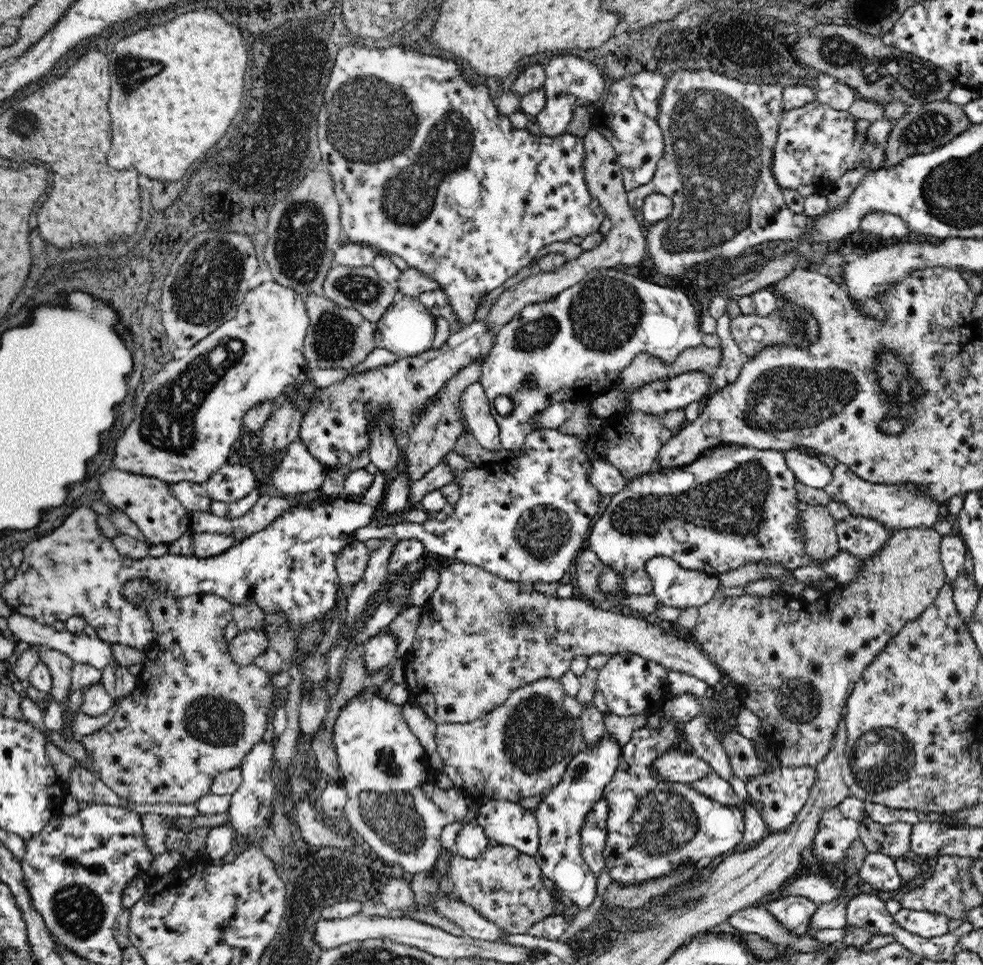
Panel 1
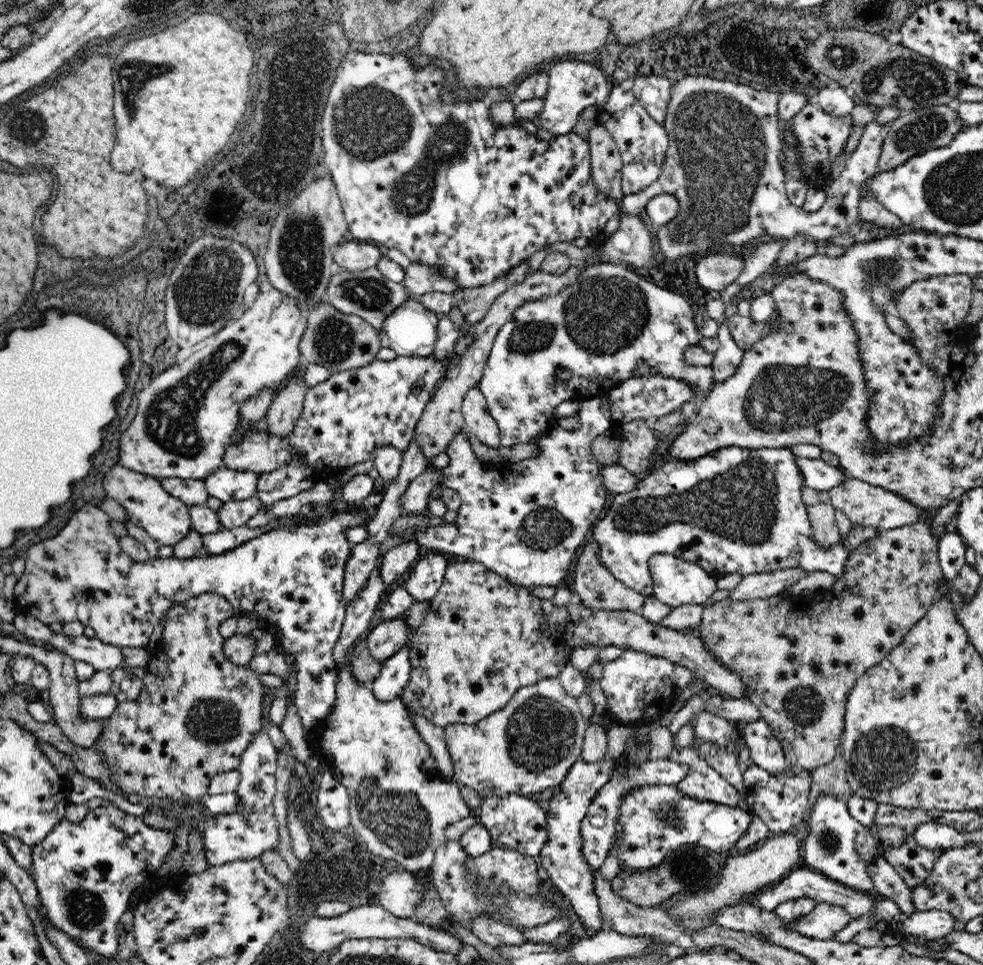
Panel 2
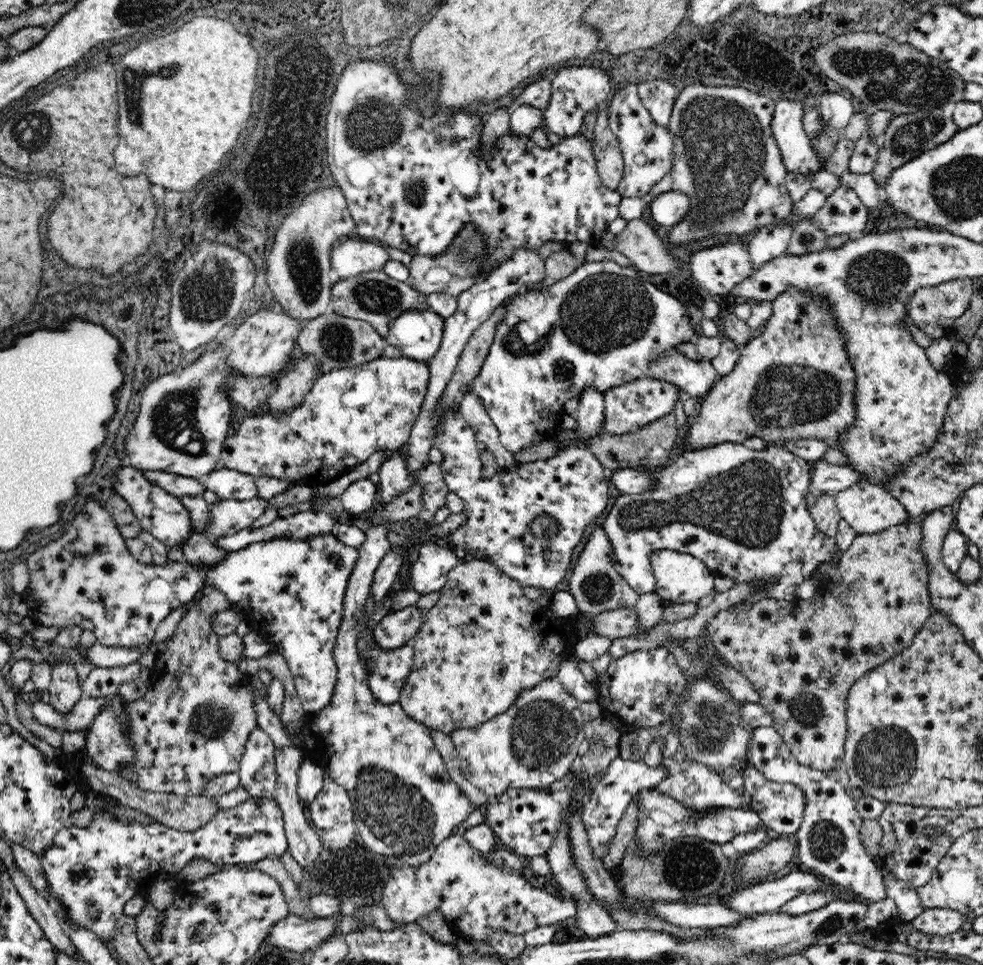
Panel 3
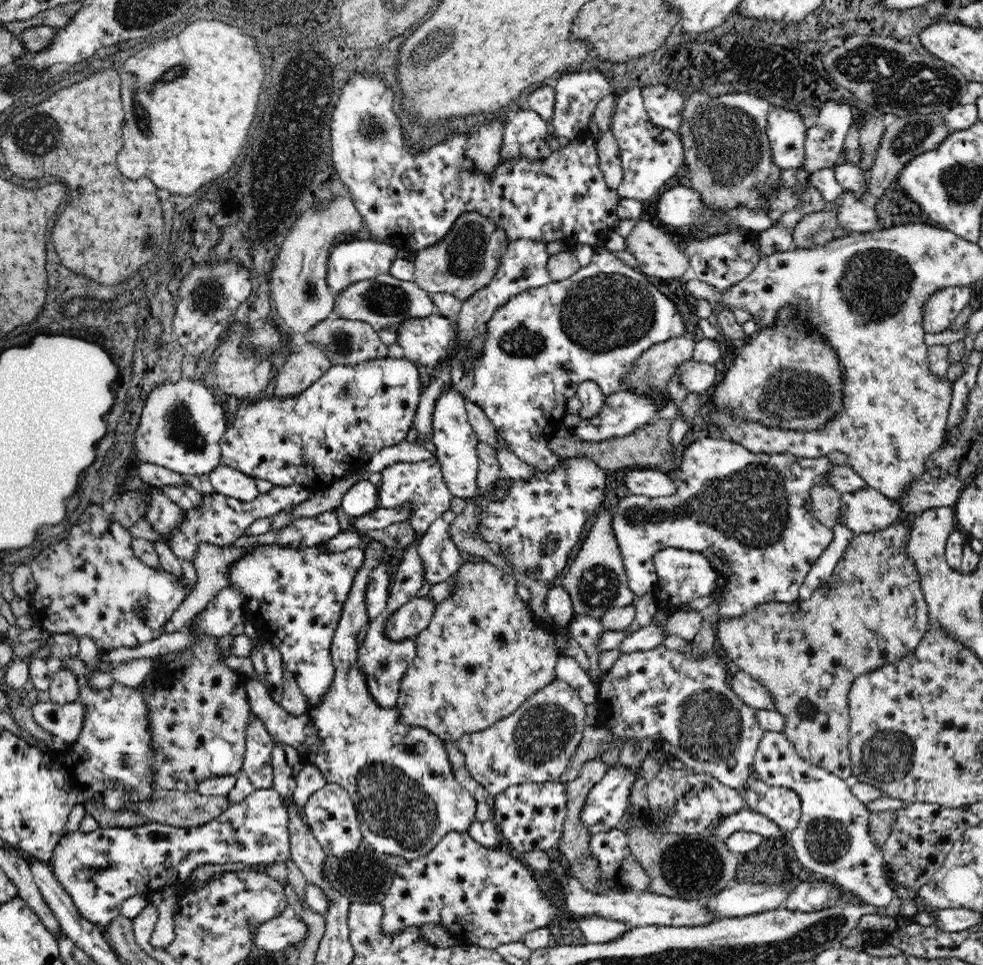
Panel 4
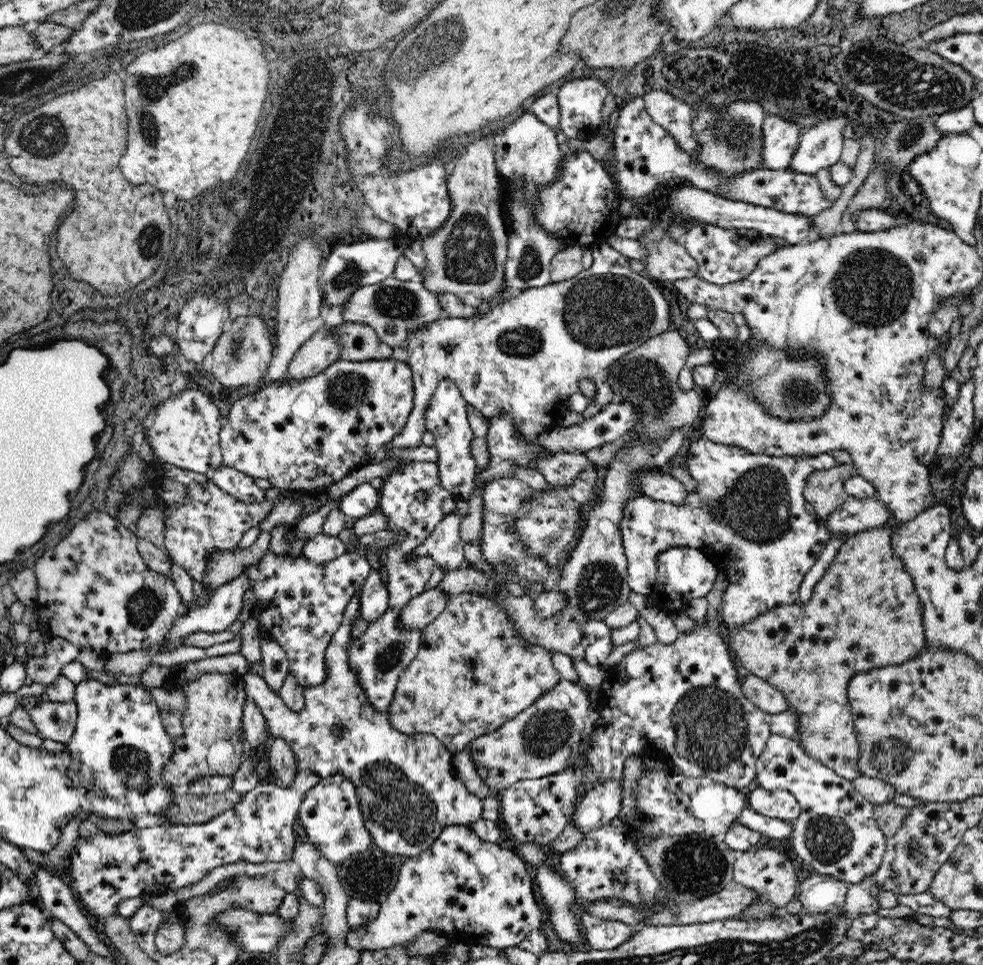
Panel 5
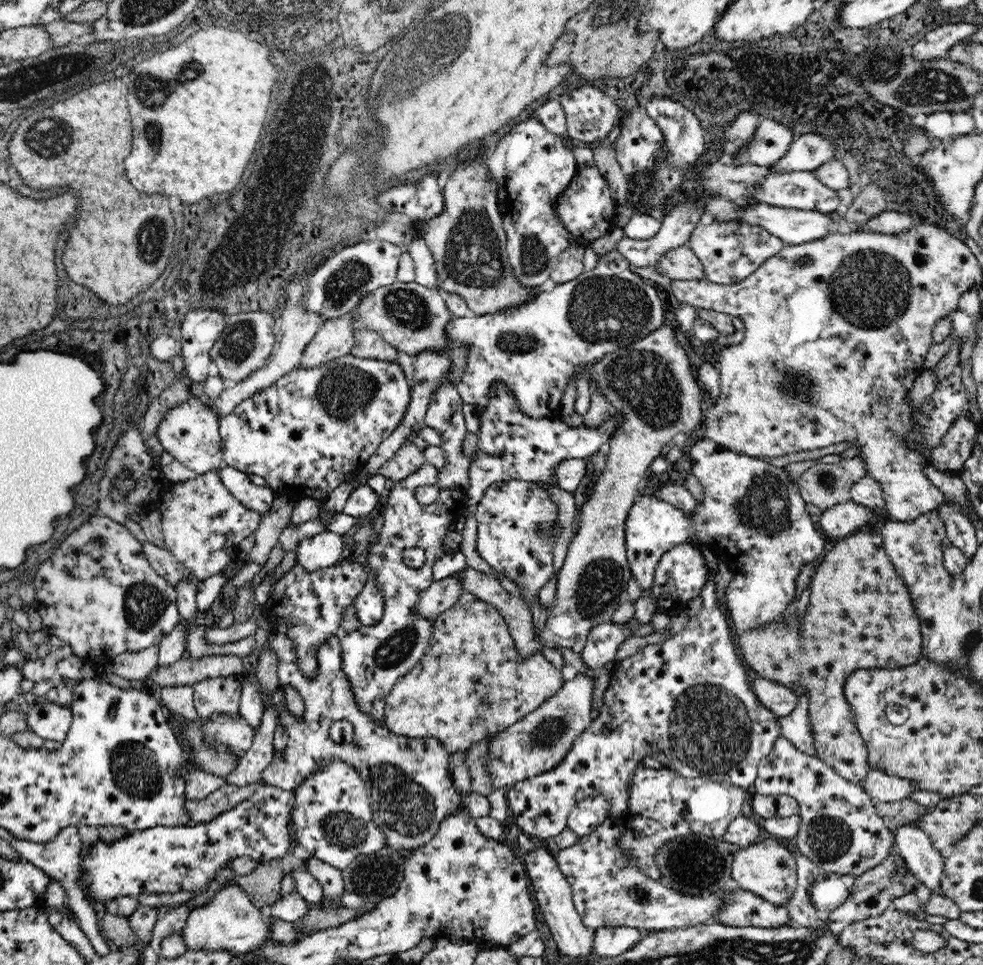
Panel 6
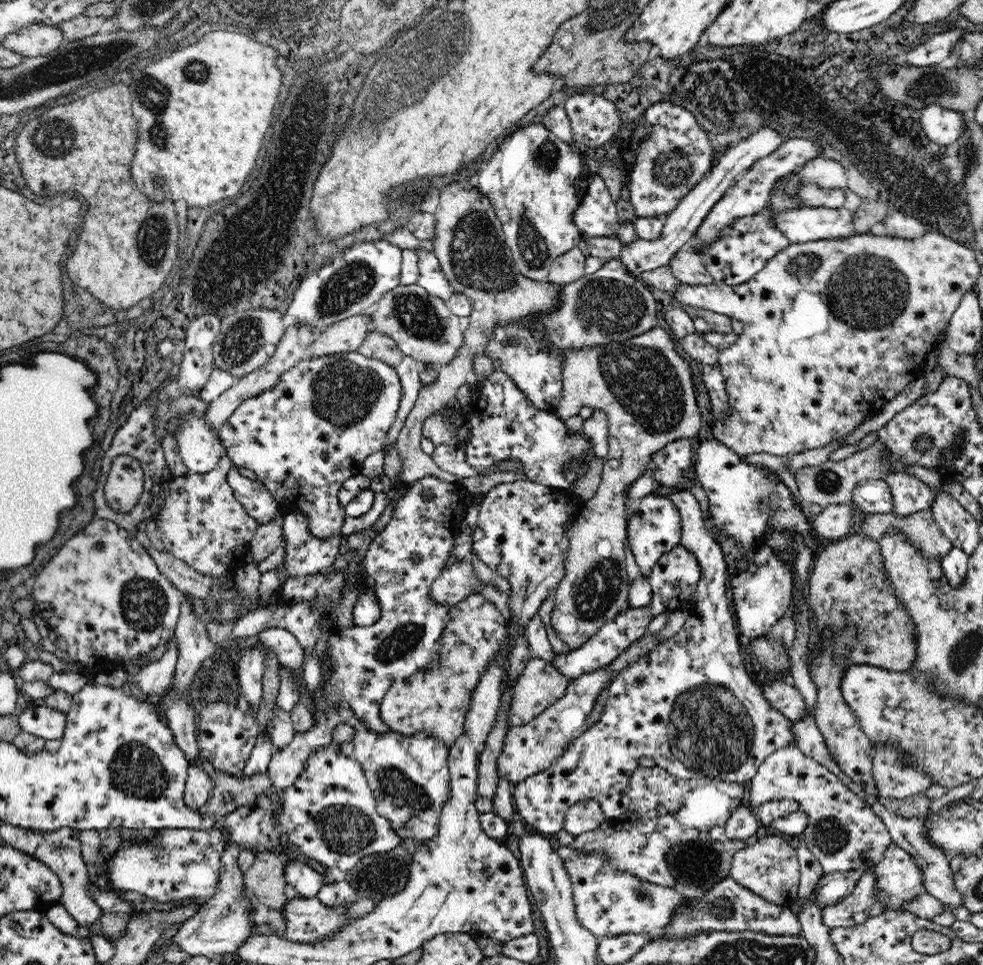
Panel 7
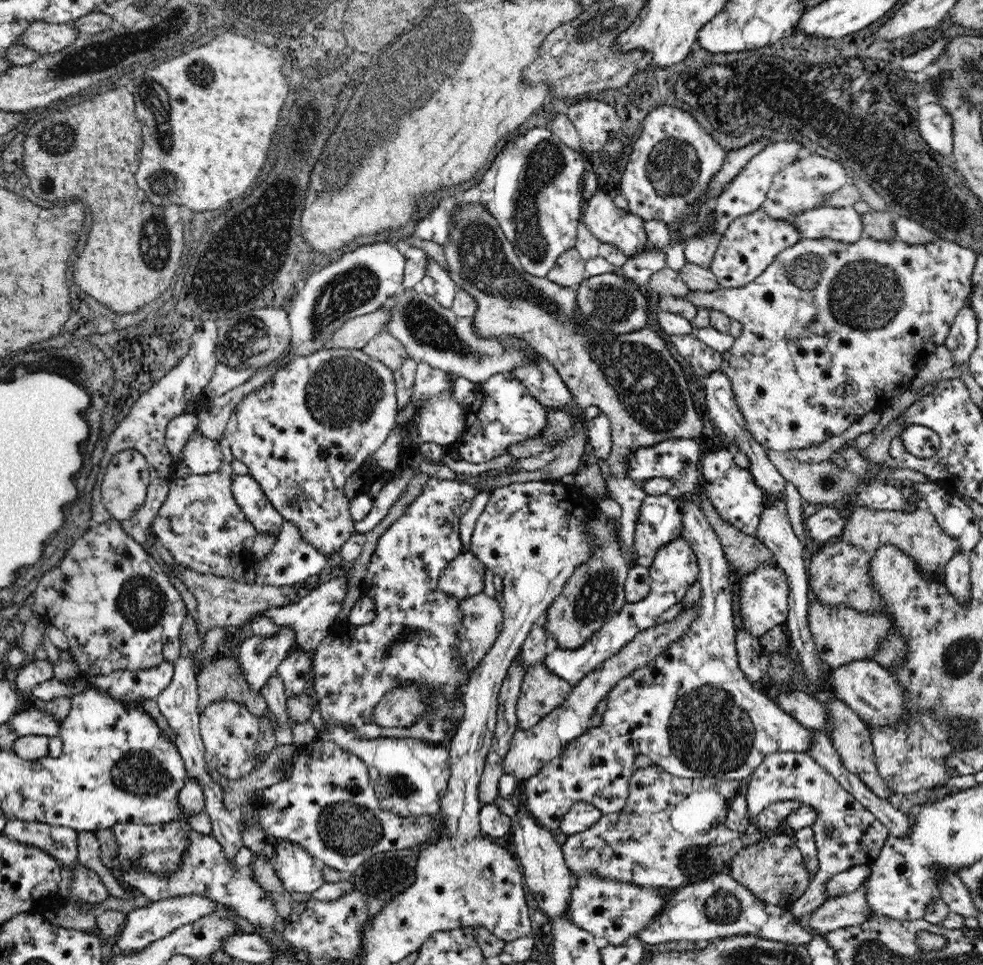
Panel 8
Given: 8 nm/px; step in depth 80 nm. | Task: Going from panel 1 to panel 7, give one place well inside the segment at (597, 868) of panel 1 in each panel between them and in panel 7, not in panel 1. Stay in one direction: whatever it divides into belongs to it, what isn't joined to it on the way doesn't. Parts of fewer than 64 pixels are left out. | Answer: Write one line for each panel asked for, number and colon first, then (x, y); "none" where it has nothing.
2: (598, 828)
3: (602, 811)
4: (606, 803)
5: (599, 806)
6: (588, 814)
7: (585, 816)

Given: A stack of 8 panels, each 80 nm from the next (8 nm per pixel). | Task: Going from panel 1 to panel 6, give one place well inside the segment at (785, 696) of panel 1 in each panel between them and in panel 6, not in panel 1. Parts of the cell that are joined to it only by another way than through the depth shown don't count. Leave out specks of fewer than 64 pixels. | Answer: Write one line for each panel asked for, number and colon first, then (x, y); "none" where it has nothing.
2: (799, 658)
3: (803, 657)
4: (870, 612)
5: (864, 613)
6: (860, 615)

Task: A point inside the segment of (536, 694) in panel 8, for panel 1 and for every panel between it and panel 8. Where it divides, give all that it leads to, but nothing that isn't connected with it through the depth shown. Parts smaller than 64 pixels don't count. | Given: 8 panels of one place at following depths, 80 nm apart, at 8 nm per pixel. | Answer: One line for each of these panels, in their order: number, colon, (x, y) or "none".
1: (481, 637)
2: (483, 638)
3: (483, 643)
4: (484, 653)
5: (473, 673)
6: (471, 683)
7: (540, 685)

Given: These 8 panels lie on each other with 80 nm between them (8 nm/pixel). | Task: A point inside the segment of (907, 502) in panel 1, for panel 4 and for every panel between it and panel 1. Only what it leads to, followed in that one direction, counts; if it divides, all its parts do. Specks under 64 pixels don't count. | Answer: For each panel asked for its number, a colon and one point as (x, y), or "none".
2: (865, 505)
3: (869, 509)
4: (864, 511)

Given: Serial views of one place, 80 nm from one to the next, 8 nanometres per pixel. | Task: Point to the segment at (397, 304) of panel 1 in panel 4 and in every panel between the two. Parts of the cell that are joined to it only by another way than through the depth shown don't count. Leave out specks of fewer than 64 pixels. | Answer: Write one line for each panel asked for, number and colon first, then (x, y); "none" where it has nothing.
2: (411, 330)
3: (418, 335)
4: (538, 348)

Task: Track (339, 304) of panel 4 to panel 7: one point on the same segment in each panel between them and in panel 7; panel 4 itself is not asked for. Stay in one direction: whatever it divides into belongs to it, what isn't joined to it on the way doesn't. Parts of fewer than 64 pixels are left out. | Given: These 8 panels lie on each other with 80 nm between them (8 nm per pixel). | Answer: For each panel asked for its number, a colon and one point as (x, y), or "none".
5: (393, 308)
6: (412, 318)
7: (423, 326)

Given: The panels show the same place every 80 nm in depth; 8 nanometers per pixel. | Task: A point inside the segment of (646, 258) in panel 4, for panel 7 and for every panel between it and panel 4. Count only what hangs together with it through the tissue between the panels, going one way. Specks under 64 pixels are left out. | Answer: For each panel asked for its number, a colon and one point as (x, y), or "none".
5: (668, 260)
6: (681, 263)
7: (689, 268)

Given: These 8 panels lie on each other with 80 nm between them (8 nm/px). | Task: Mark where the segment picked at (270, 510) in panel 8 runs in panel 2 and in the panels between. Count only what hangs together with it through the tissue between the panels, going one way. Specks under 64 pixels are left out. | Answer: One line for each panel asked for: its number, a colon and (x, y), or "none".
2: (226, 484)
3: (228, 484)
4: (228, 481)
5: (242, 487)
6: (254, 497)
7: (250, 493)

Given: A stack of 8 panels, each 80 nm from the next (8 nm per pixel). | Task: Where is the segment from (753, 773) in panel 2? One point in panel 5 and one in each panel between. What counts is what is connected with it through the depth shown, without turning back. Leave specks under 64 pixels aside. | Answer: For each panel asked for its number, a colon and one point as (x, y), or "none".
3: (780, 805)
4: (781, 805)
5: (780, 804)

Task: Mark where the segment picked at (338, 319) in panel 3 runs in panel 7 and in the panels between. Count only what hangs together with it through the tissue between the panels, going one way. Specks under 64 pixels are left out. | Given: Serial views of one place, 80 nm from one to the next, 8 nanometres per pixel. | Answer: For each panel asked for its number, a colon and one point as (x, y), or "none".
4: (348, 342)
5: (360, 342)
6: (369, 344)
7: (379, 346)

